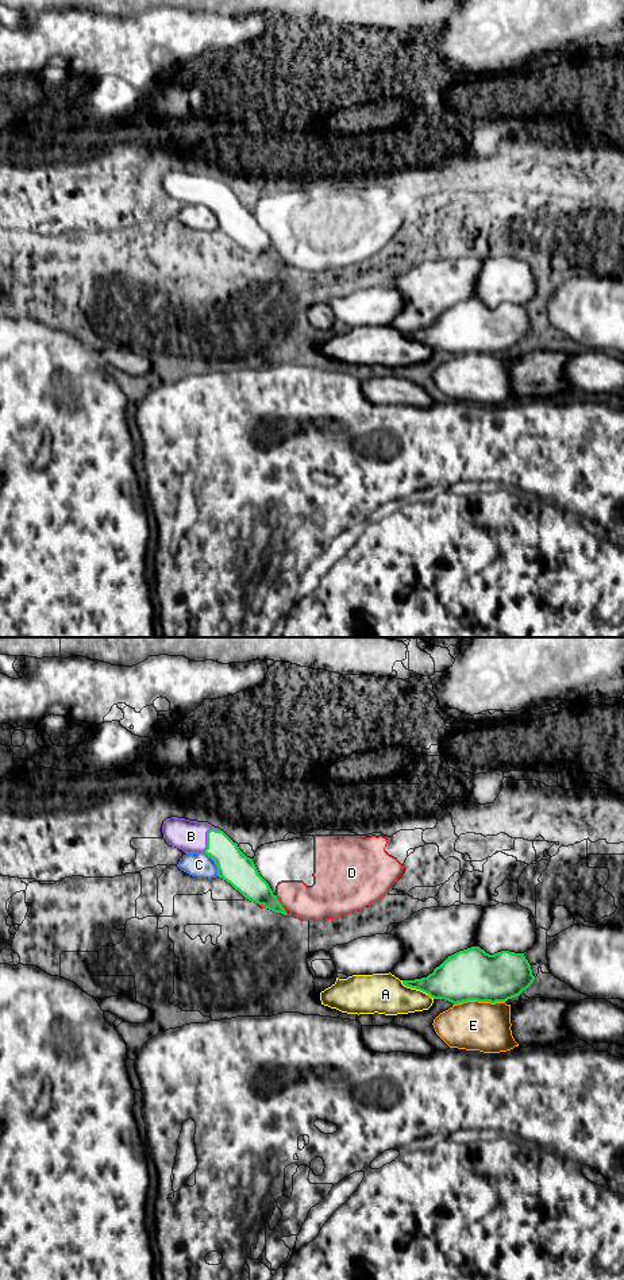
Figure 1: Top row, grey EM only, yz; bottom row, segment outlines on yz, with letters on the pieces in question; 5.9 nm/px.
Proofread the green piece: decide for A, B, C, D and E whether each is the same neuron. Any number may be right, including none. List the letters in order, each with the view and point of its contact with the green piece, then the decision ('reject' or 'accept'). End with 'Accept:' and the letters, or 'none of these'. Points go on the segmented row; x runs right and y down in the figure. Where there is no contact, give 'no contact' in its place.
A: meets green in yz at (418, 989); reject
B: meets green in yz at (207, 836); accept
C: meets green in yz at (215, 863); reject
D: meets green in yz at (281, 905); reject
E: meets green in yz at (478, 1001); reject
Accept: B

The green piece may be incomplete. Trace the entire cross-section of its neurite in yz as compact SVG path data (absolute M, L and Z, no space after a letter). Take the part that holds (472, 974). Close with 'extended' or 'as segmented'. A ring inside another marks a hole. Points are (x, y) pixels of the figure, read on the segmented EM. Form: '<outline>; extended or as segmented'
M471 946L448 956L427 978L402 980L402 984L458 1005L467 1001L506 1002L534 980L524 953L501 951L489 955L479 946Z; as segmented

